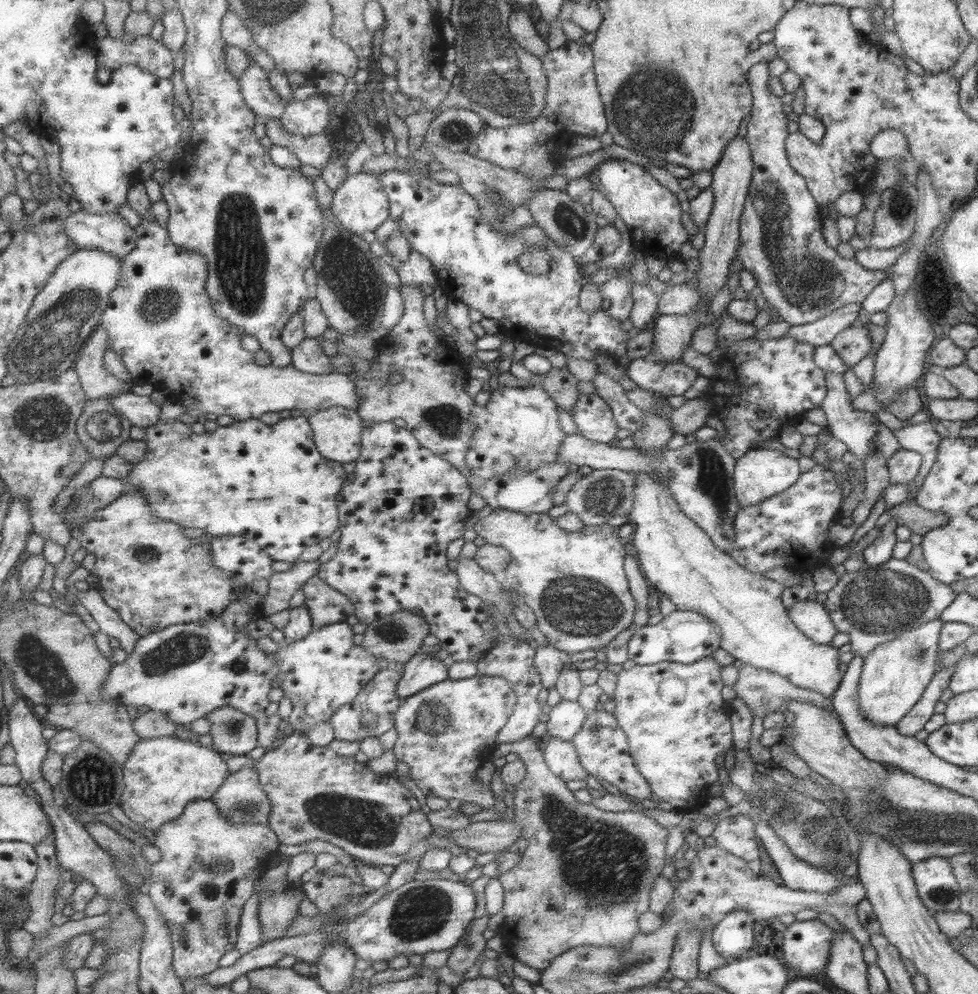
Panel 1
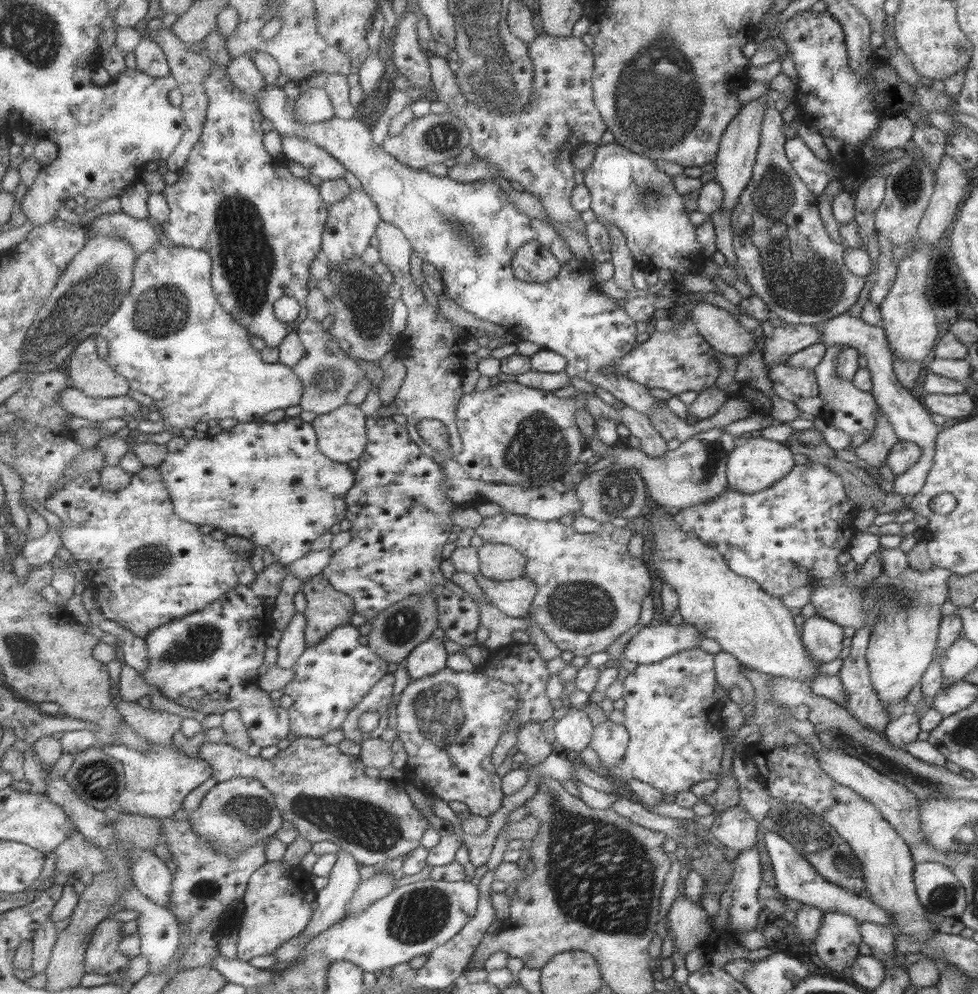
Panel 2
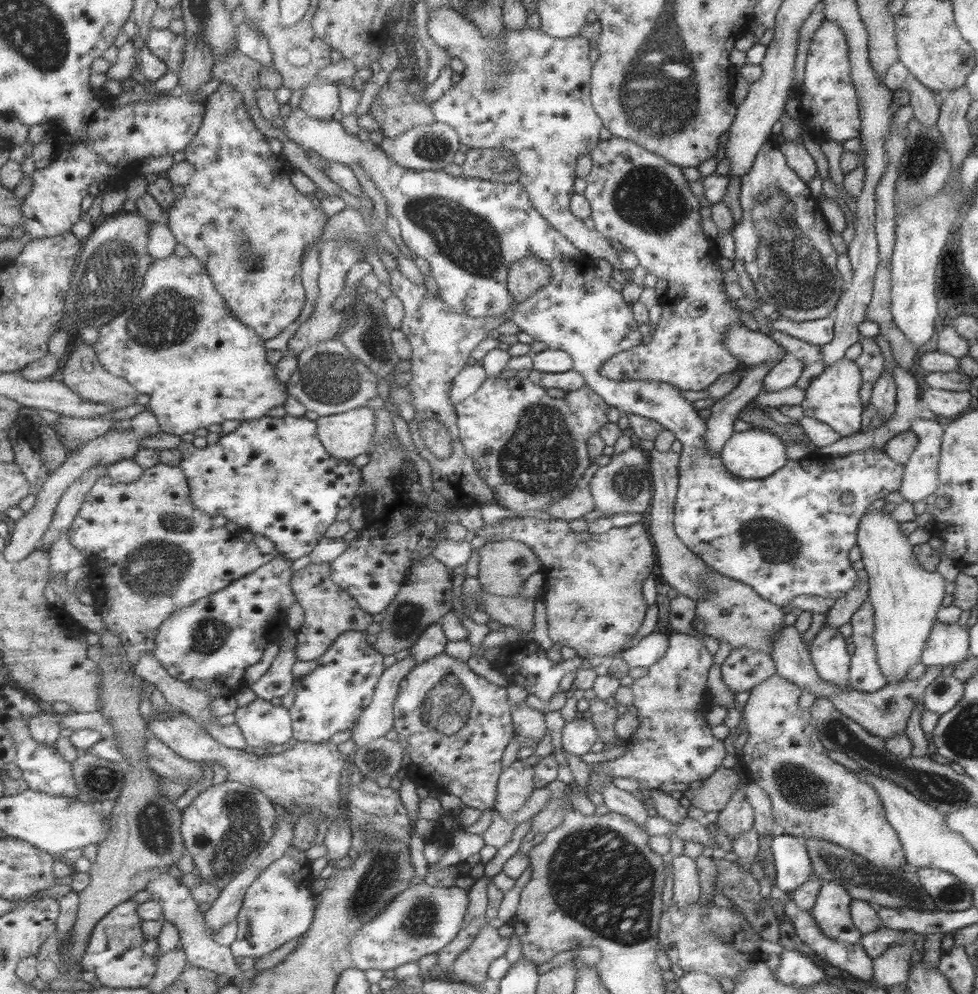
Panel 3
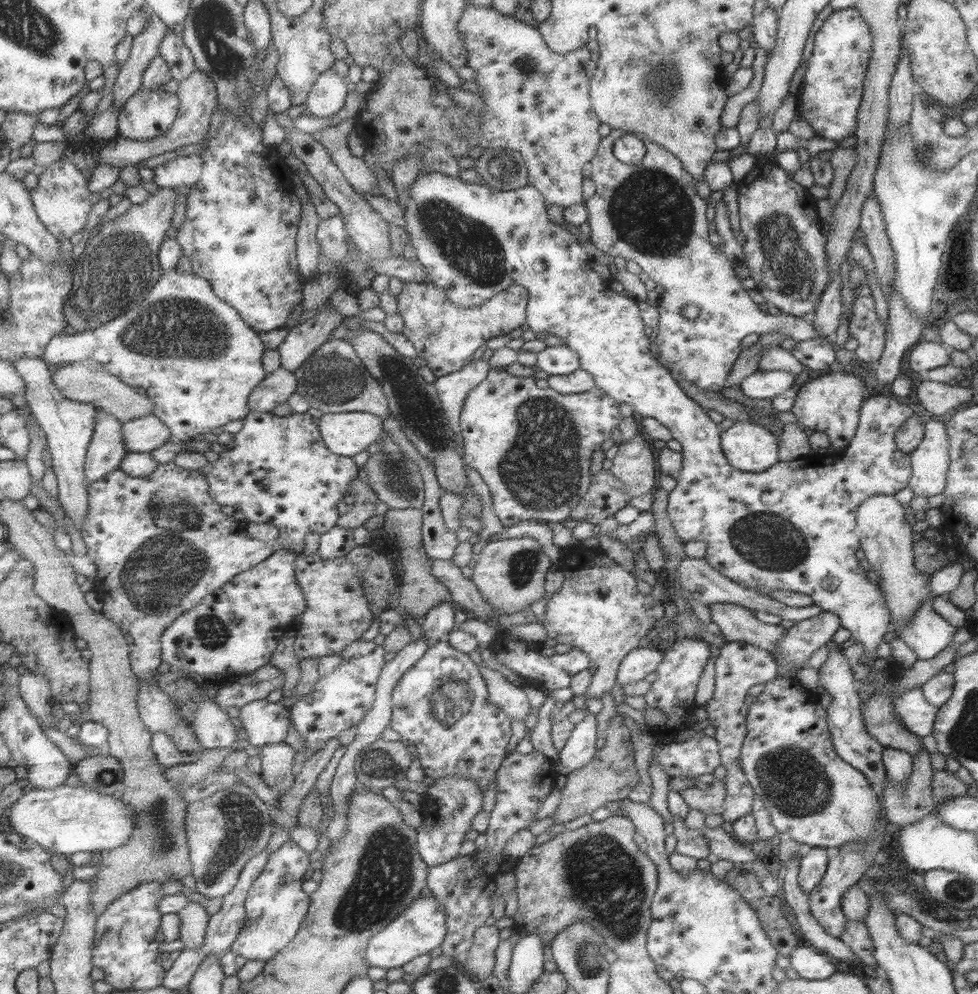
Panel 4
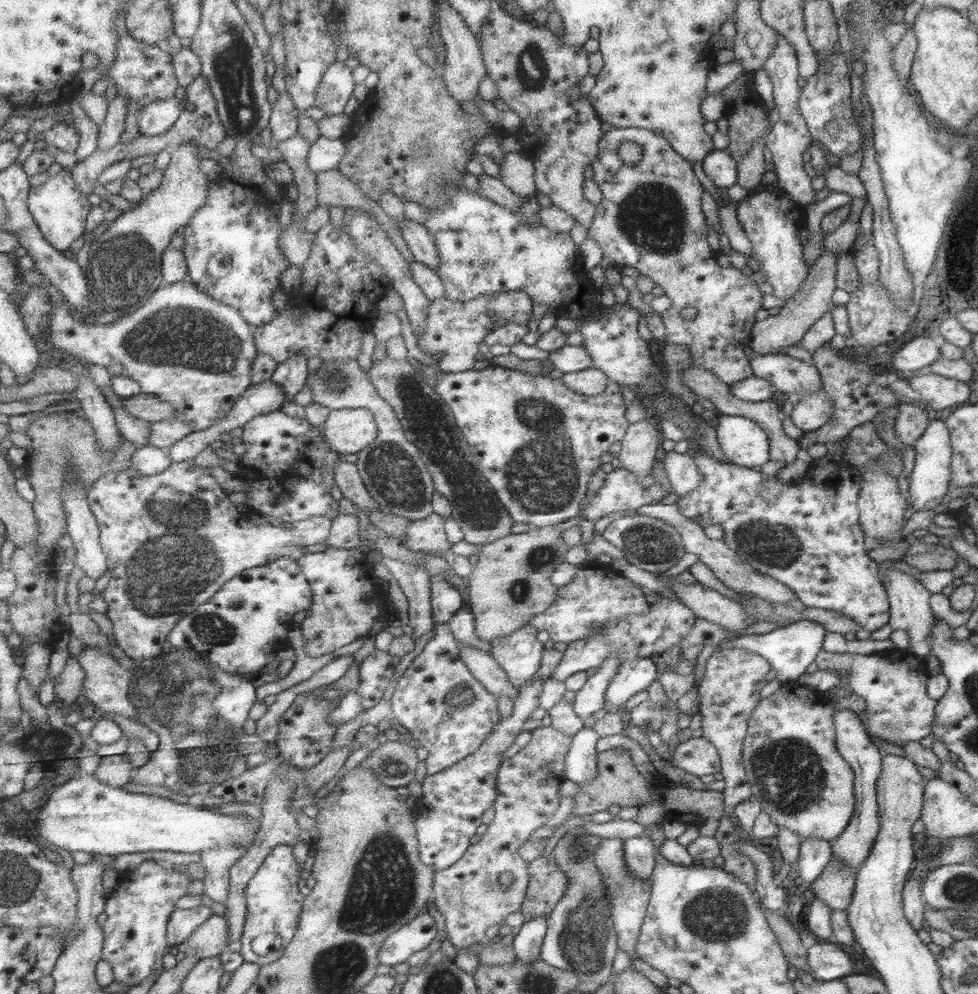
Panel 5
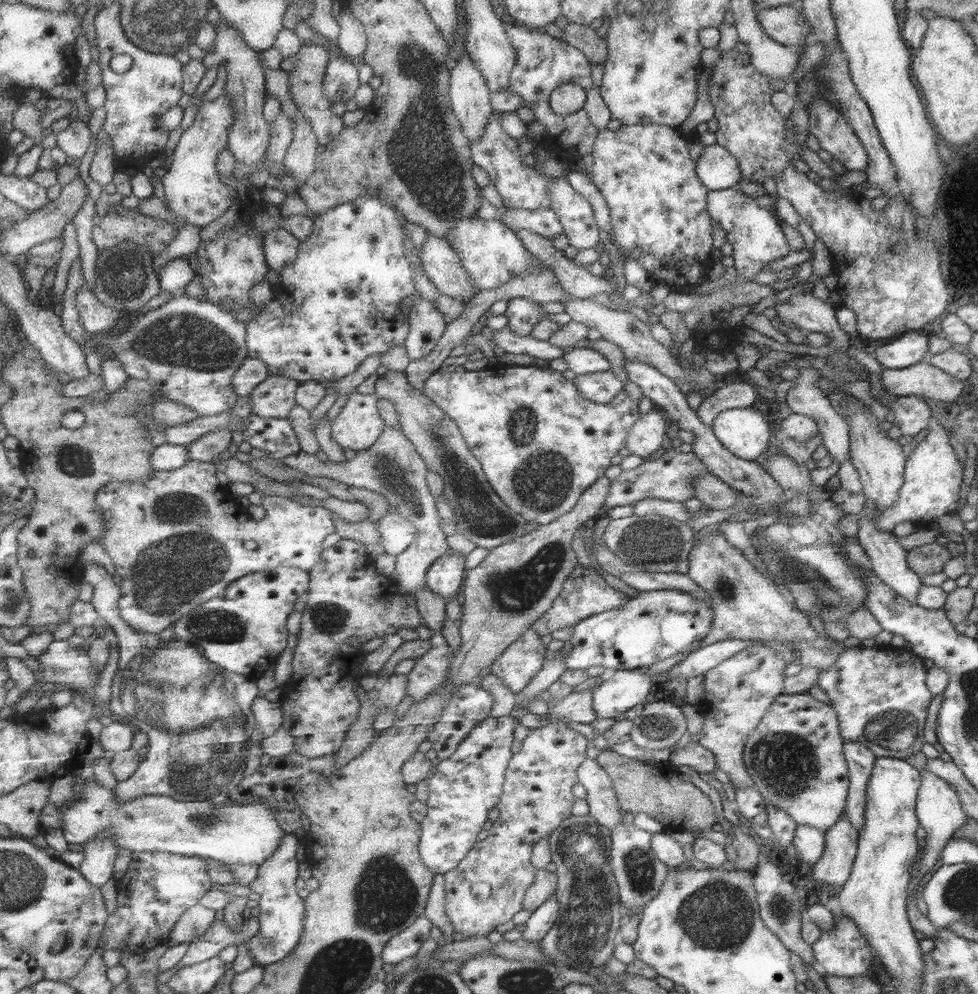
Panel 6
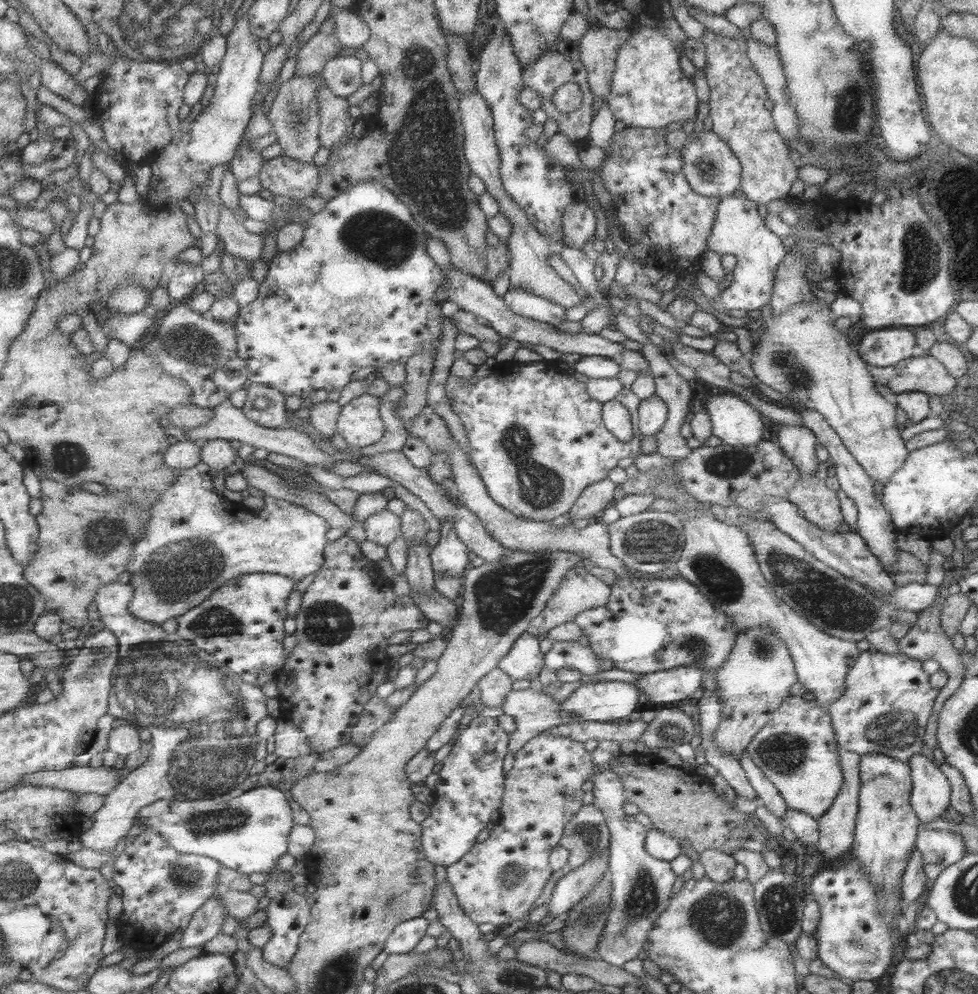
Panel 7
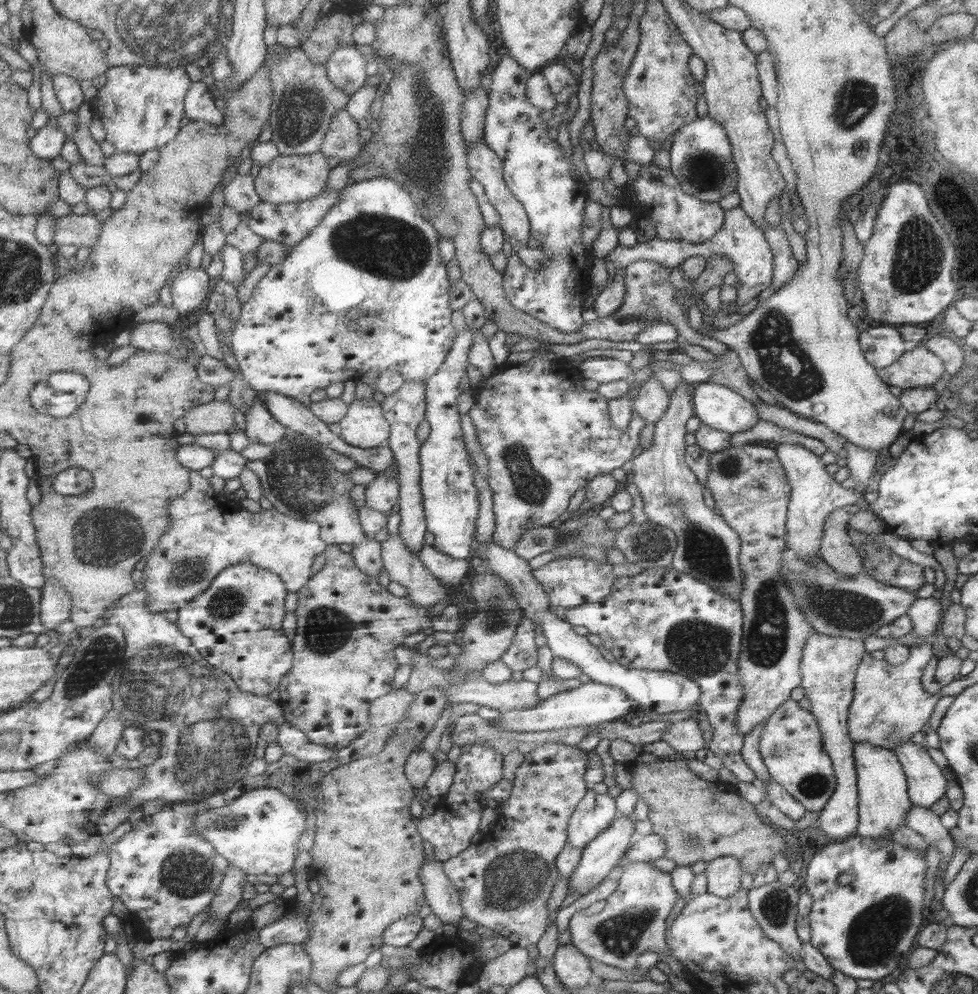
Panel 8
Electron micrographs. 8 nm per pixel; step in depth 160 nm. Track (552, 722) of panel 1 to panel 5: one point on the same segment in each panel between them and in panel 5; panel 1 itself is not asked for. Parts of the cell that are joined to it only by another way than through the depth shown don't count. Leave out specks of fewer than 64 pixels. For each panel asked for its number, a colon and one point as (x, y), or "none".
2: (573, 731)
3: (578, 735)
4: (580, 749)
5: (581, 762)

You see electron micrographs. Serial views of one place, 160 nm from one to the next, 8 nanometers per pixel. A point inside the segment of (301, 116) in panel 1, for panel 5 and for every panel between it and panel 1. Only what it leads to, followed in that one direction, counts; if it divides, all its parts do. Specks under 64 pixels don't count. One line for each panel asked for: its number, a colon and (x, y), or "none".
2: (315, 105)
3: (320, 99)
4: (329, 95)
5: (337, 87)

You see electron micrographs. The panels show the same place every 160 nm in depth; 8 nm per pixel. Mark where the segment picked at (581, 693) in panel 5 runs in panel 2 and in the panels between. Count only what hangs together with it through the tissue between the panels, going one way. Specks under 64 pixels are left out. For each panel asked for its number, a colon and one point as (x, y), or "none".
2: (590, 588)
3: (593, 582)
4: (599, 611)

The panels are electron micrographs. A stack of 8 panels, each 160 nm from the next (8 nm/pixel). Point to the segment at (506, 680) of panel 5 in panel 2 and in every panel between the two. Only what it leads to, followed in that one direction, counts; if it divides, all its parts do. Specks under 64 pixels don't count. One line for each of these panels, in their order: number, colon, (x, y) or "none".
2: (531, 740)
3: (529, 722)
4: (513, 699)

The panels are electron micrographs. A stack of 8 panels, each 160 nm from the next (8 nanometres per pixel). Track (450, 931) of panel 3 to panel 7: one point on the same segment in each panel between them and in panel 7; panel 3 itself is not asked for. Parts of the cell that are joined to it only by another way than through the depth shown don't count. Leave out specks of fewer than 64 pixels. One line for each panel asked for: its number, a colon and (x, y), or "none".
4: (424, 926)
5: (399, 947)
6: (406, 944)
7: (407, 937)

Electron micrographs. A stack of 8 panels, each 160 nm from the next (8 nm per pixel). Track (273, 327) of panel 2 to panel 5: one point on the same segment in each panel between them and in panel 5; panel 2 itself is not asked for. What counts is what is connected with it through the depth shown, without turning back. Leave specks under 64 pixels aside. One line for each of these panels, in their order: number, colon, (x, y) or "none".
3: (240, 214)
4: (240, 231)
5: (232, 244)

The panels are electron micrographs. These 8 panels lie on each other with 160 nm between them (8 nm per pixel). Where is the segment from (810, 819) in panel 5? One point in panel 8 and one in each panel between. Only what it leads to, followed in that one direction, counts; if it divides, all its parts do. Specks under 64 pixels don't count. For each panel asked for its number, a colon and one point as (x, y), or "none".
6: (794, 756)
7: (796, 750)
8: (791, 748)

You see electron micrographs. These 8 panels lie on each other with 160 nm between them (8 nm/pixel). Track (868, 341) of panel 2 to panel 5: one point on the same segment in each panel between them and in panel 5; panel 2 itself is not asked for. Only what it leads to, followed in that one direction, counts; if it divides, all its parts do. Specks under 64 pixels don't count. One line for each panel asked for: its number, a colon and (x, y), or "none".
3: (920, 479)
4: (647, 212)
5: (649, 217)

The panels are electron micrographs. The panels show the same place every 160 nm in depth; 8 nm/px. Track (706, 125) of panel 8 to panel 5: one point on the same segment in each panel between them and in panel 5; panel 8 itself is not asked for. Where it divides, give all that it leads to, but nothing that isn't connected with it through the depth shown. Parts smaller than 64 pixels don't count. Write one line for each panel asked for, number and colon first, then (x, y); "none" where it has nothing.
5: (720, 167)
6: (715, 167)
7: (708, 165)

